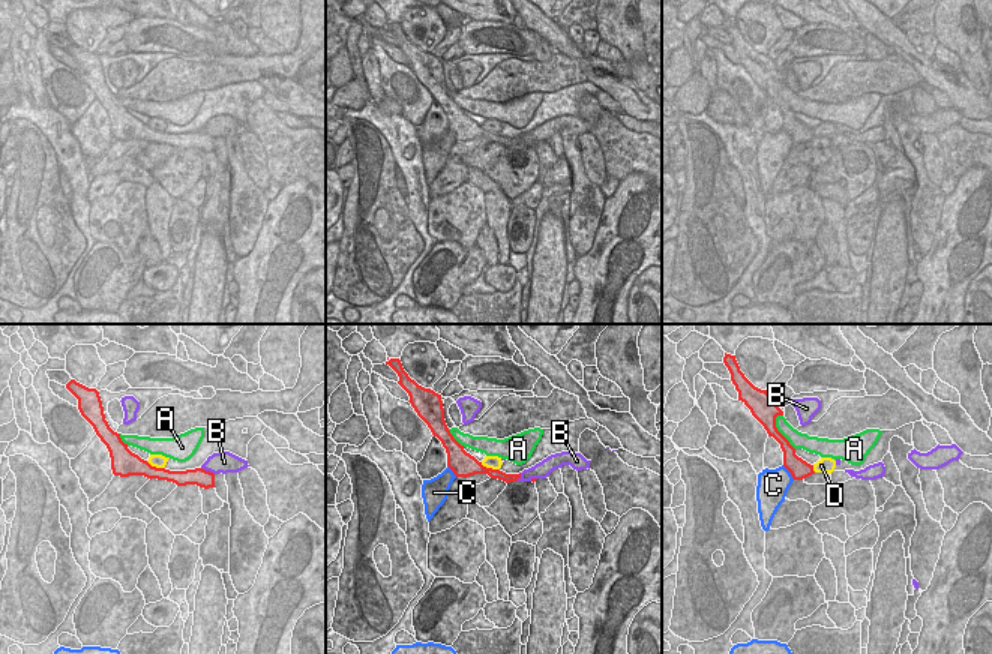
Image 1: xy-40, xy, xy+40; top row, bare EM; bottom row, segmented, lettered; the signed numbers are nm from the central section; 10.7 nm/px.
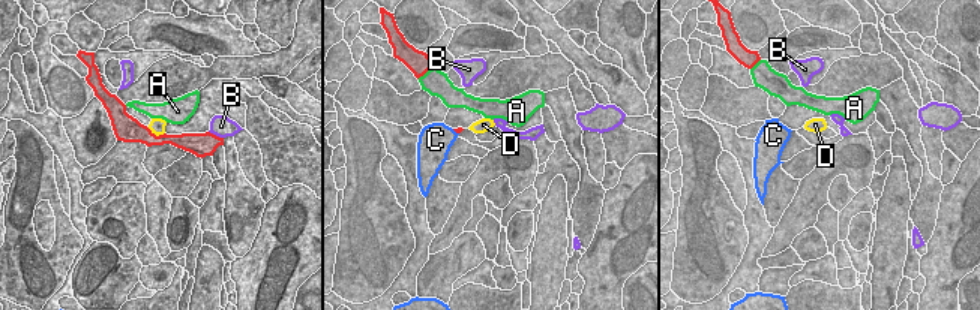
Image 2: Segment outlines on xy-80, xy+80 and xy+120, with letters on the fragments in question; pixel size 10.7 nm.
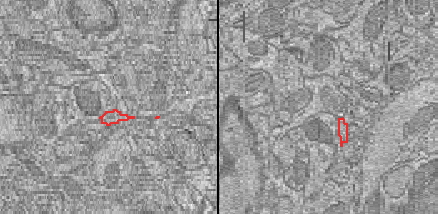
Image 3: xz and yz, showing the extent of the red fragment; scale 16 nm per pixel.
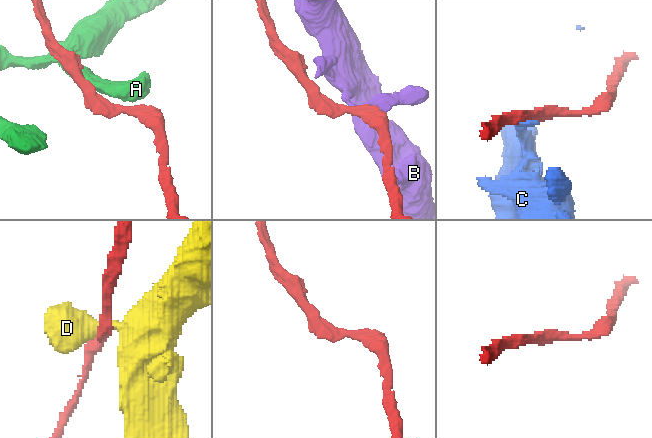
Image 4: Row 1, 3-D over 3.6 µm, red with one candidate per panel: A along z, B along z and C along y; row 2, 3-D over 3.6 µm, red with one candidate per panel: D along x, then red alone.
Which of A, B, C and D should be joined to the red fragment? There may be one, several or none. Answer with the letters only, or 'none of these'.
none of these.

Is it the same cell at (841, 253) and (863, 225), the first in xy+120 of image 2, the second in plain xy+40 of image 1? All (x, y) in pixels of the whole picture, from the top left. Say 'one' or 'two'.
two

